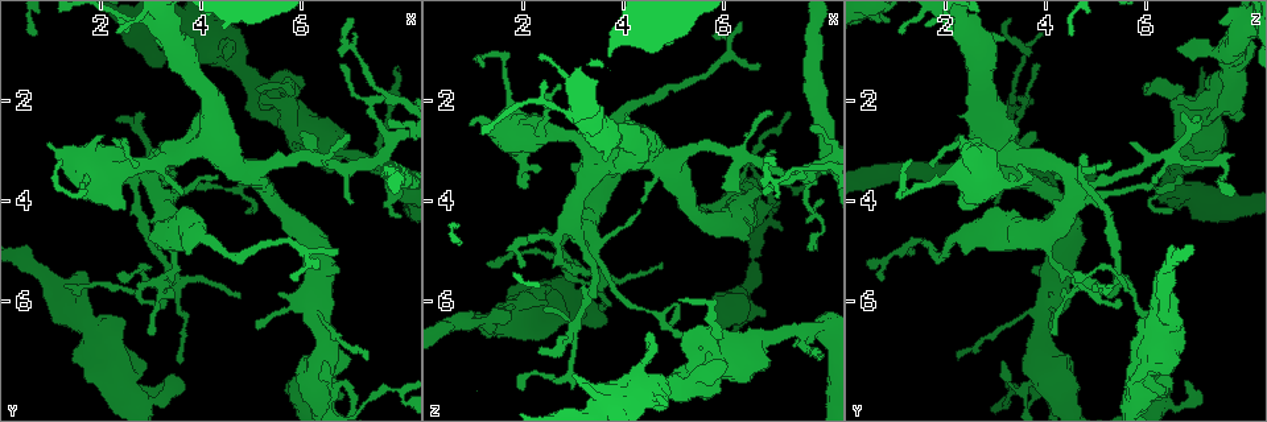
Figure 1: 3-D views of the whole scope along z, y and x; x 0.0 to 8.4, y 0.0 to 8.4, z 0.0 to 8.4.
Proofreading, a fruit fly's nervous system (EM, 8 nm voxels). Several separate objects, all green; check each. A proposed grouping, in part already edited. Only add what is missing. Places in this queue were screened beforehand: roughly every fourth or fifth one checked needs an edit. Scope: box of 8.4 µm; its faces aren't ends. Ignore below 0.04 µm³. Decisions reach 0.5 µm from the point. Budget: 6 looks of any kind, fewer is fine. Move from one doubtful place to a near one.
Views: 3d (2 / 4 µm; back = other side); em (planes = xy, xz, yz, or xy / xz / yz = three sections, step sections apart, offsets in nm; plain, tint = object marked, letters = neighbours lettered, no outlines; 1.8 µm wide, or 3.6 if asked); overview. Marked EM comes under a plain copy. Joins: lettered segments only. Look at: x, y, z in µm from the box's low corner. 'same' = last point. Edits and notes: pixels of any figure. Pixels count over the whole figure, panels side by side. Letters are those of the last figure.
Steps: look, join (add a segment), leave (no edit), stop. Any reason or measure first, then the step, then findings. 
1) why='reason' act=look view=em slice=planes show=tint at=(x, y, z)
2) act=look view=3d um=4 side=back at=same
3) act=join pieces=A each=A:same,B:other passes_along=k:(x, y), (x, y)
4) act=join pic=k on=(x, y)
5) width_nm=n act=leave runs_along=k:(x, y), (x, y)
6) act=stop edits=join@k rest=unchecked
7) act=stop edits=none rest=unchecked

why='branch stops here' act=look view=em um=3.6 slice=planes show=tint at=(6.85, 7.80, 6.25)

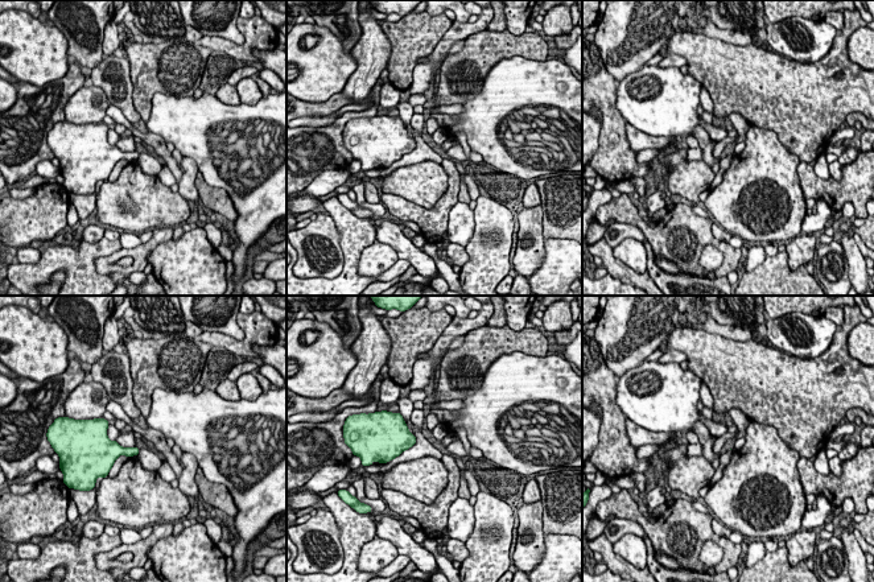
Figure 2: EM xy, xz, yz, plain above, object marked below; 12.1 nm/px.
act=look view=em um=3.6 slice=planes show=letters at=same

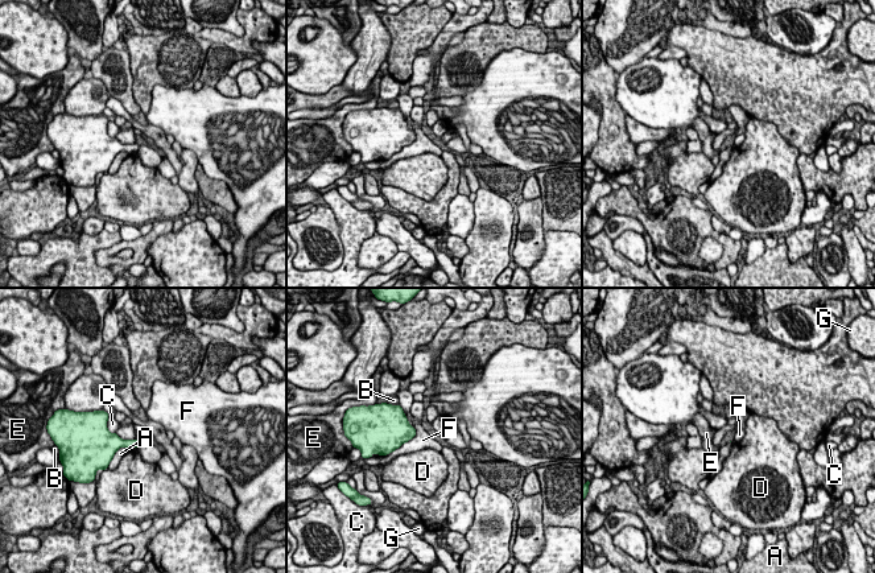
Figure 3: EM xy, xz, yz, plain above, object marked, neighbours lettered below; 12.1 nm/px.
act=leave each=A:other,B:other,C:other,D:other,E:other,F:other,G:other border=3:(413, 425), (415, 435), (392, 452) found='none of them fits'

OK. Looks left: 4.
why='touches itself' act=look view=em slice=planes show=tint at=(3.00, 7.85, 6.30)

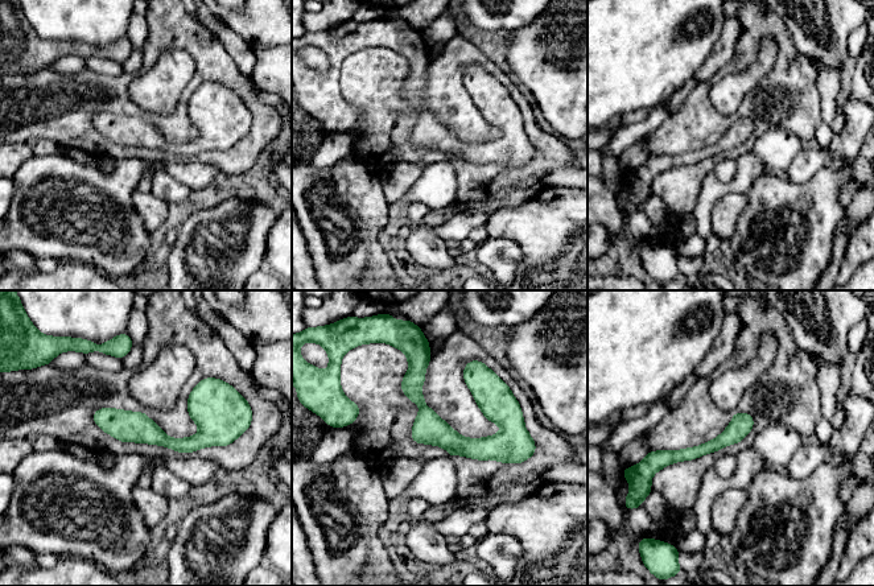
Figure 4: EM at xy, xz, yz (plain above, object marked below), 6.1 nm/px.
why='see the neighbours' act=look view=em slice=planes show=letters at=same

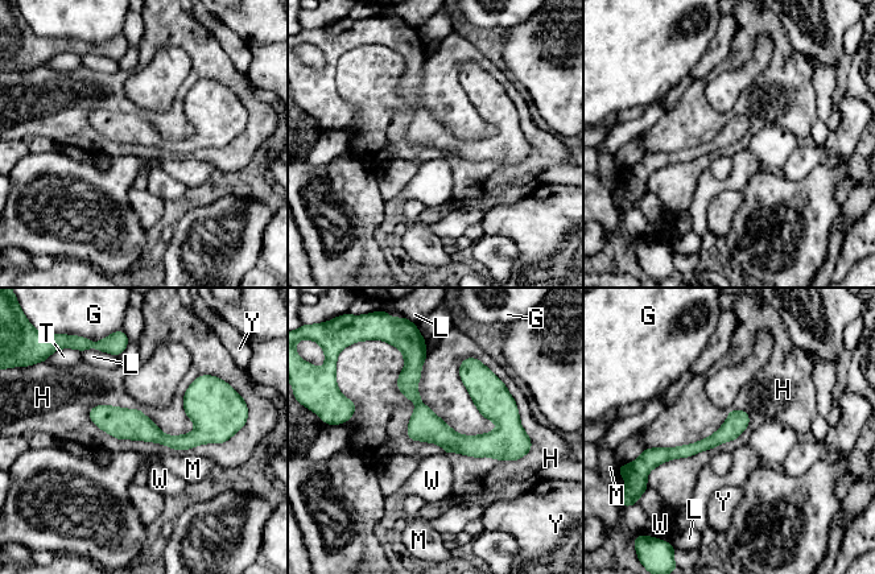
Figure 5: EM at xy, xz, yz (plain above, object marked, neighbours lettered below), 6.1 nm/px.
longest_contact=H:900nm act=leave each=G:other,H:other,L:other,M:other,T:other,W:other,Y:other border=5:(87, 412), (173, 449), (232, 436) found='none of them fits'

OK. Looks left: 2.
act=look view=em slice=planes show=tint at=(5.20, 2.05, 6.70)

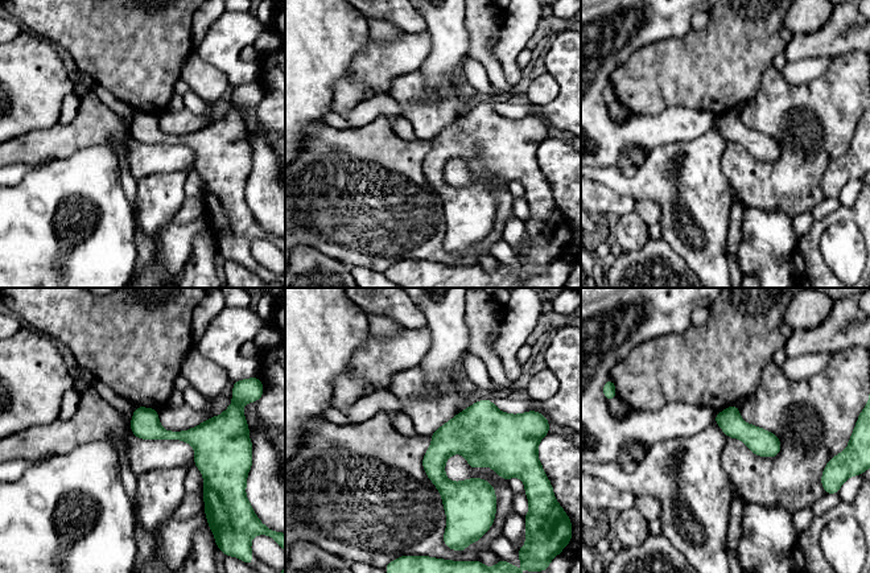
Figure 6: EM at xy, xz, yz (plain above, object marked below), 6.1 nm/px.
act=look view=em slice=planes show=letters at=same

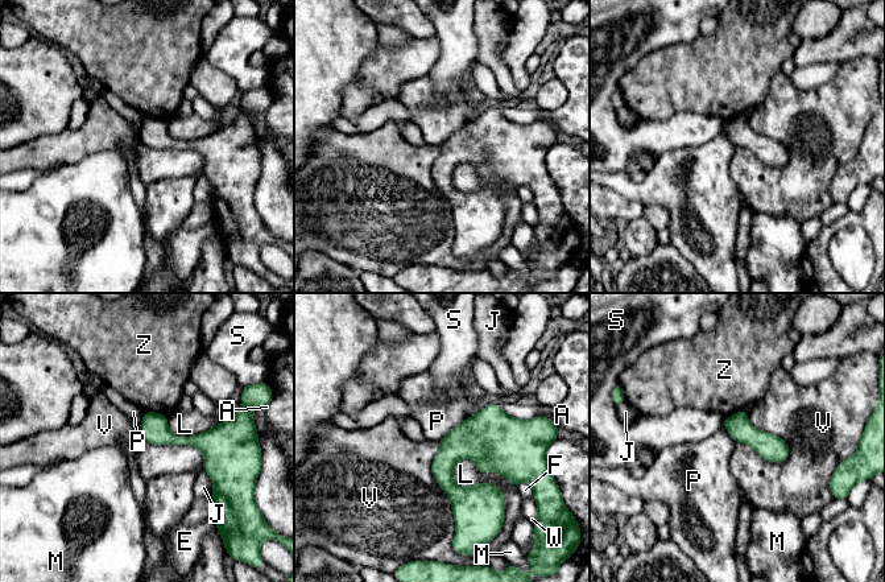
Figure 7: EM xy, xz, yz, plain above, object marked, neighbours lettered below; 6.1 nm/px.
act=leave each=A:other,E:other,F:other,J:other,L:other,M:other,P:other,S:other,V:other,W:other,Z:other border=7:(747, 413), (786, 442), (784, 462) found='none of them fits'

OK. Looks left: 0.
act=stop edits=none rest=unchecked

